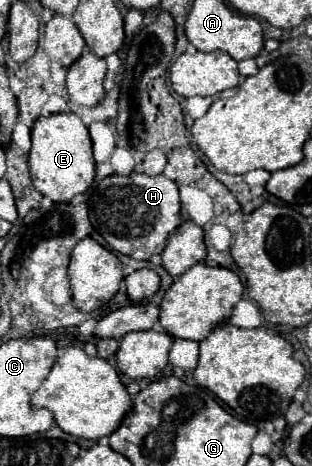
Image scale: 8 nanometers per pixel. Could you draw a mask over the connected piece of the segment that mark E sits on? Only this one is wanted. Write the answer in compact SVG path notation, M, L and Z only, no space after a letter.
M52 113L40 117L32 127L32 147L28 151L34 187L52 201L70 201L84 193L94 179L92 137L82 119L74 113Z

